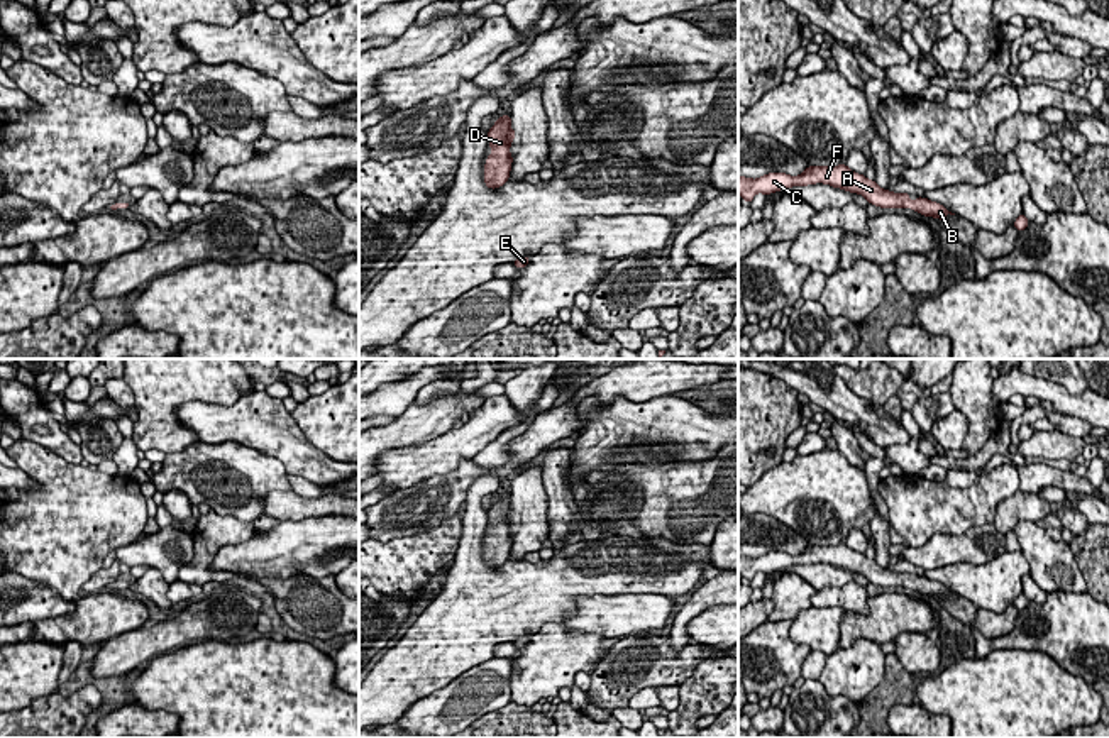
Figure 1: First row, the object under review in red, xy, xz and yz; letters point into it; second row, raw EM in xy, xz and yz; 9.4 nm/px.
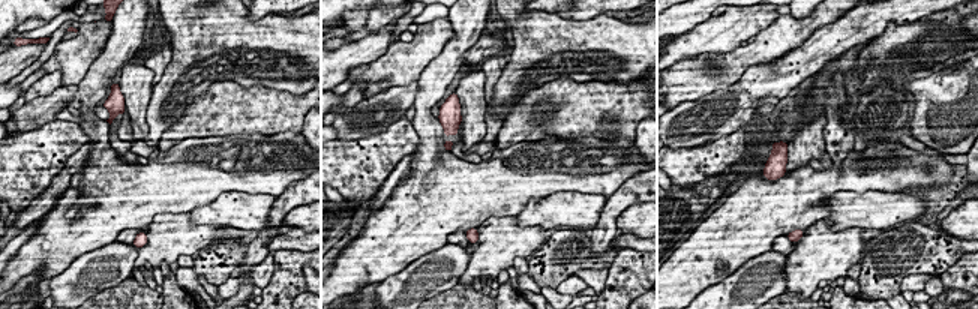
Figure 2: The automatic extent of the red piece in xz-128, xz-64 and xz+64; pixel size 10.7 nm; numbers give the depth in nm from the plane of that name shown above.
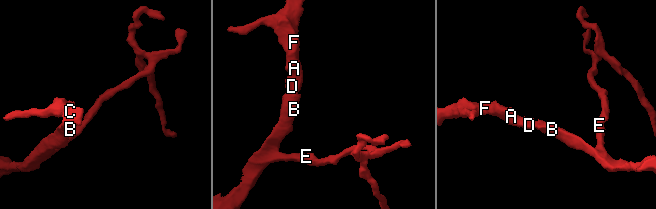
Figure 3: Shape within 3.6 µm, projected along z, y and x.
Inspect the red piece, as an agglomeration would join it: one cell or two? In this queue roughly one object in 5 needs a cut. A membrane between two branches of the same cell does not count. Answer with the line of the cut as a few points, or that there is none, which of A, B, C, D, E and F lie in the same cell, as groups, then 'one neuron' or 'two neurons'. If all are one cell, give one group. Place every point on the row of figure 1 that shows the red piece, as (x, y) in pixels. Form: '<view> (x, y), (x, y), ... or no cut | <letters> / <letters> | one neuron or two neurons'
no cut | A B C D E F | one neuron

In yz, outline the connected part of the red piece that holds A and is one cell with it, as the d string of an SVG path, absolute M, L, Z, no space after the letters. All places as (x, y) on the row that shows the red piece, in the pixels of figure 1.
M843 162L838 166L809 166L799 176L774 171L757 179L738 176L738 195L743 198L743 201L750 203L757 193L764 193L767 196L792 186L808 186L816 183L858 193L869 203L880 208L913 208L924 217L935 217L938 220L943 220L948 213L955 215L943 205L931 201L926 196L916 196L916 200L911 201L909 193L882 190L874 179L867 179L865 174L852 171Z

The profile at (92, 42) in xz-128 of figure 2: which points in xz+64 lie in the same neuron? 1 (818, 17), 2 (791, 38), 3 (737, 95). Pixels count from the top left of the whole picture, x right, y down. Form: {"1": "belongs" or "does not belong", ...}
{"1": "belongs", "2": "belongs", "3": "does not belong"}

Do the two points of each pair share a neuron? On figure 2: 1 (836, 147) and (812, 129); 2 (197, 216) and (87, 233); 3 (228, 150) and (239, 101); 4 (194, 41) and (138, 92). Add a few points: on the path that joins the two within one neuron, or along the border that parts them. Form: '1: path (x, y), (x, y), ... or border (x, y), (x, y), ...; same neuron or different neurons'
1: border (824, 116), (824, 147), (827, 152); different neurons
2: border (221, 192), (210, 203), (197, 206), (189, 212); different neurons
3: border (267, 135), (245, 132), (197, 138); different neurons
4: border (153, 89), (146, 111), (146, 123); different neurons

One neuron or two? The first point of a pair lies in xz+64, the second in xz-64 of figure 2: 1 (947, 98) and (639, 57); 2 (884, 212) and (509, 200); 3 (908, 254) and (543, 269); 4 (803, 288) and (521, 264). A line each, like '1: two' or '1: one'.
1: two
2: two
3: one
4: two

